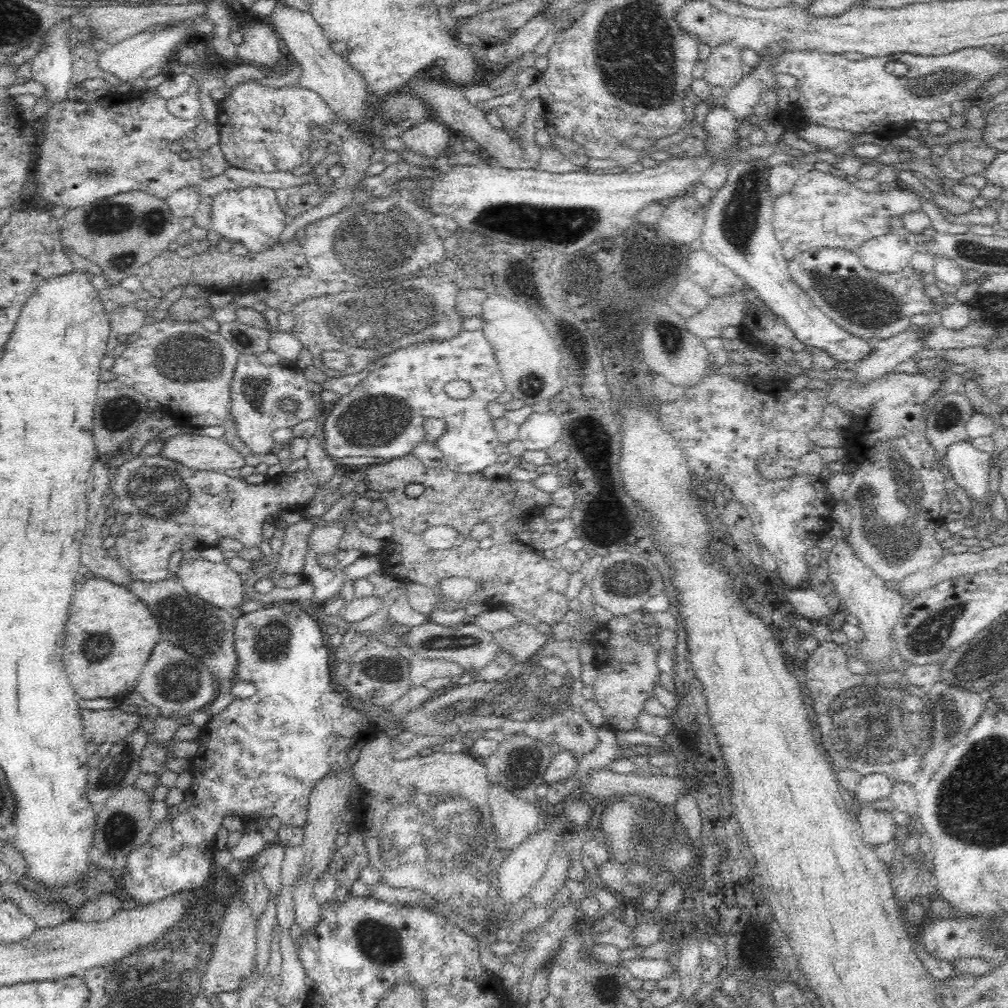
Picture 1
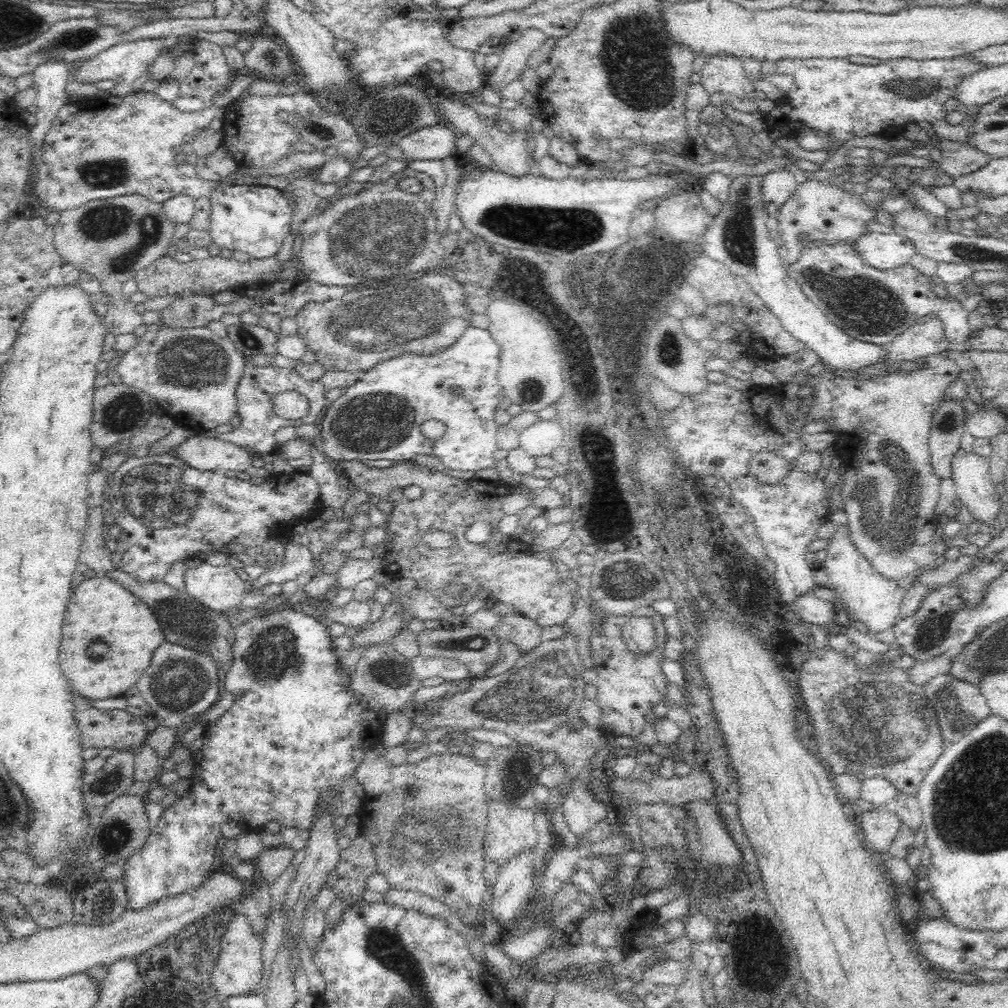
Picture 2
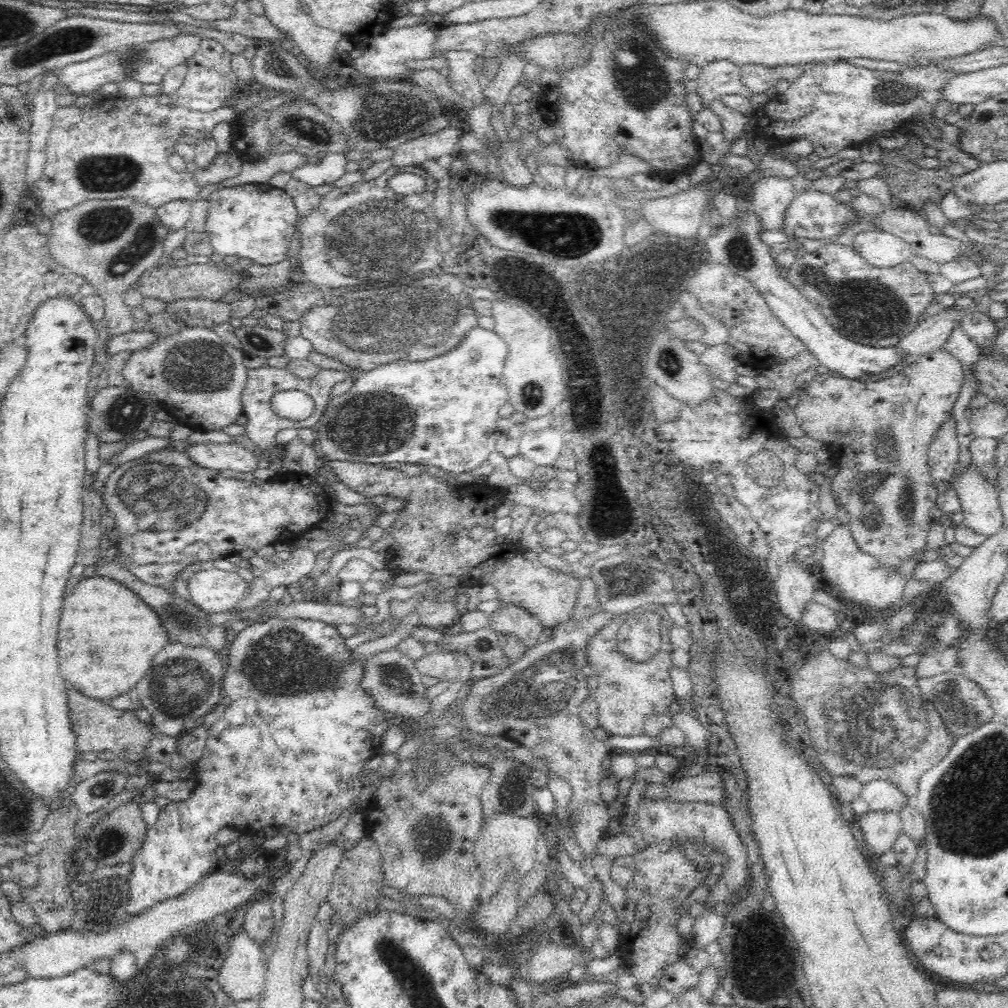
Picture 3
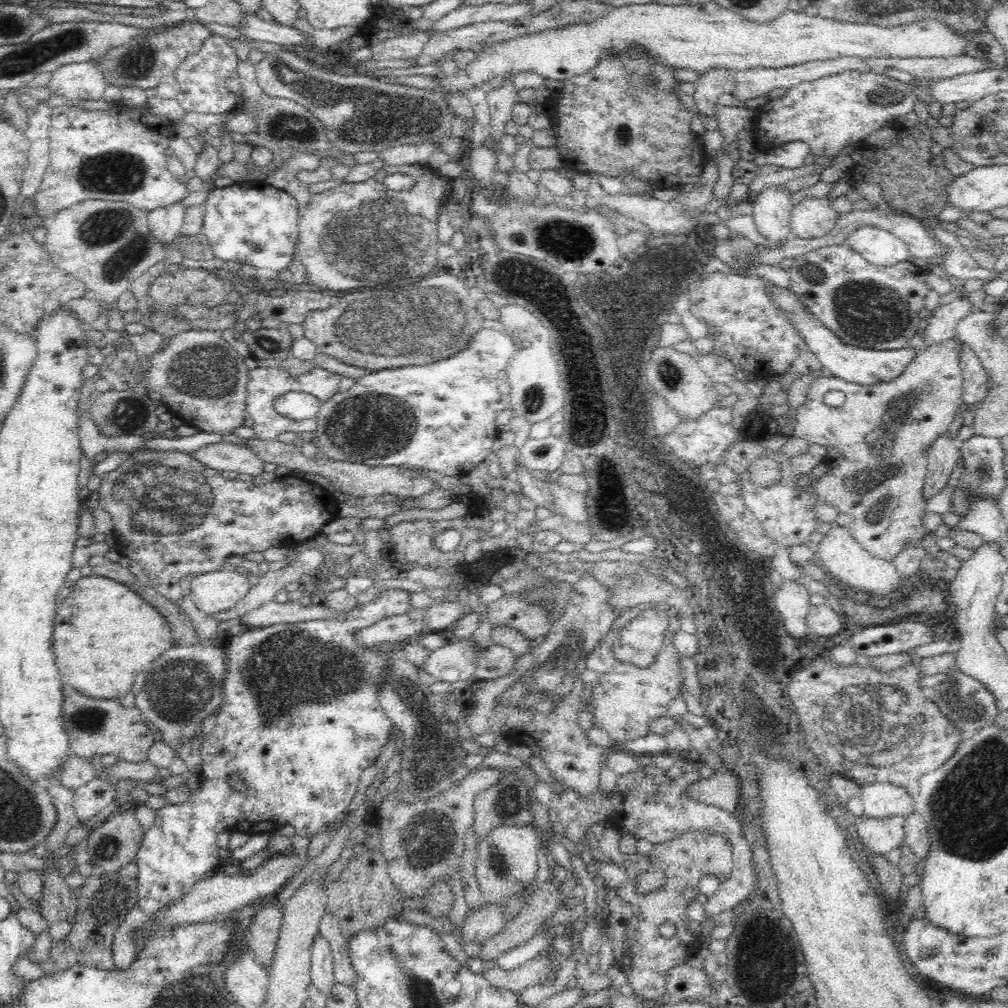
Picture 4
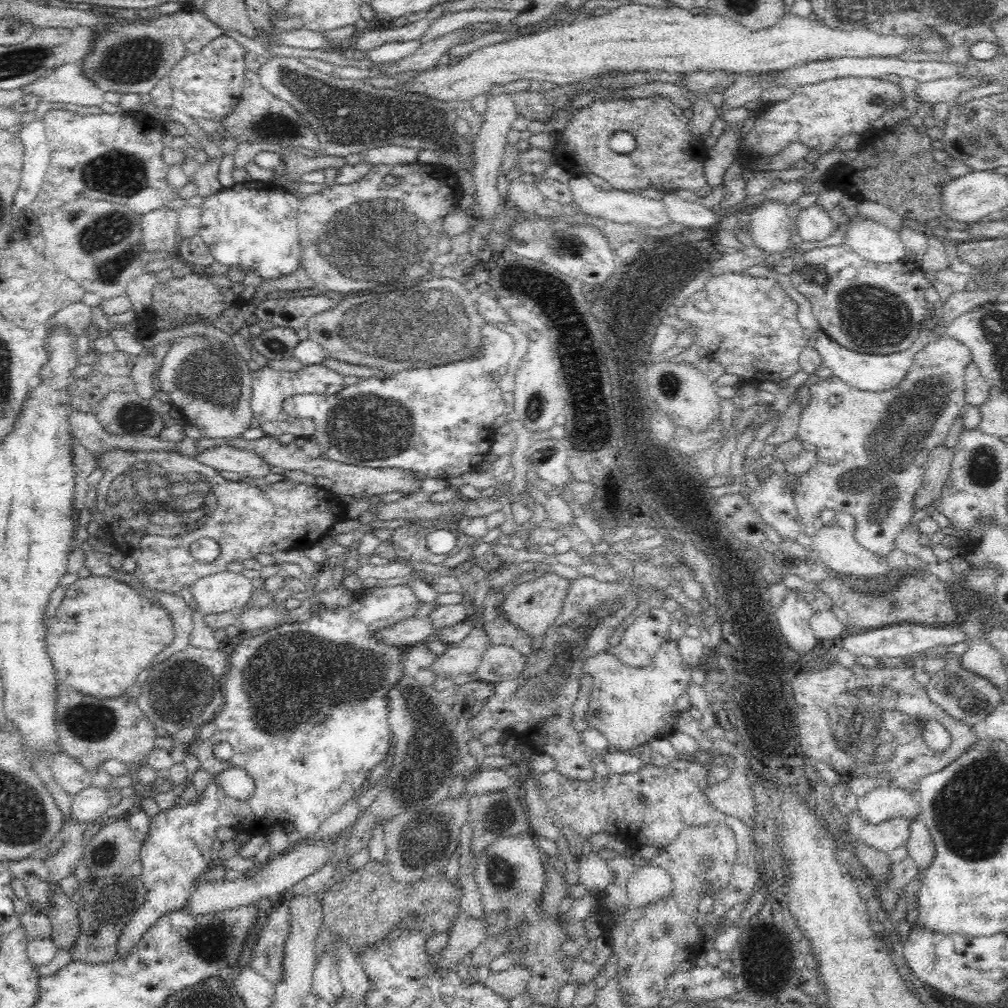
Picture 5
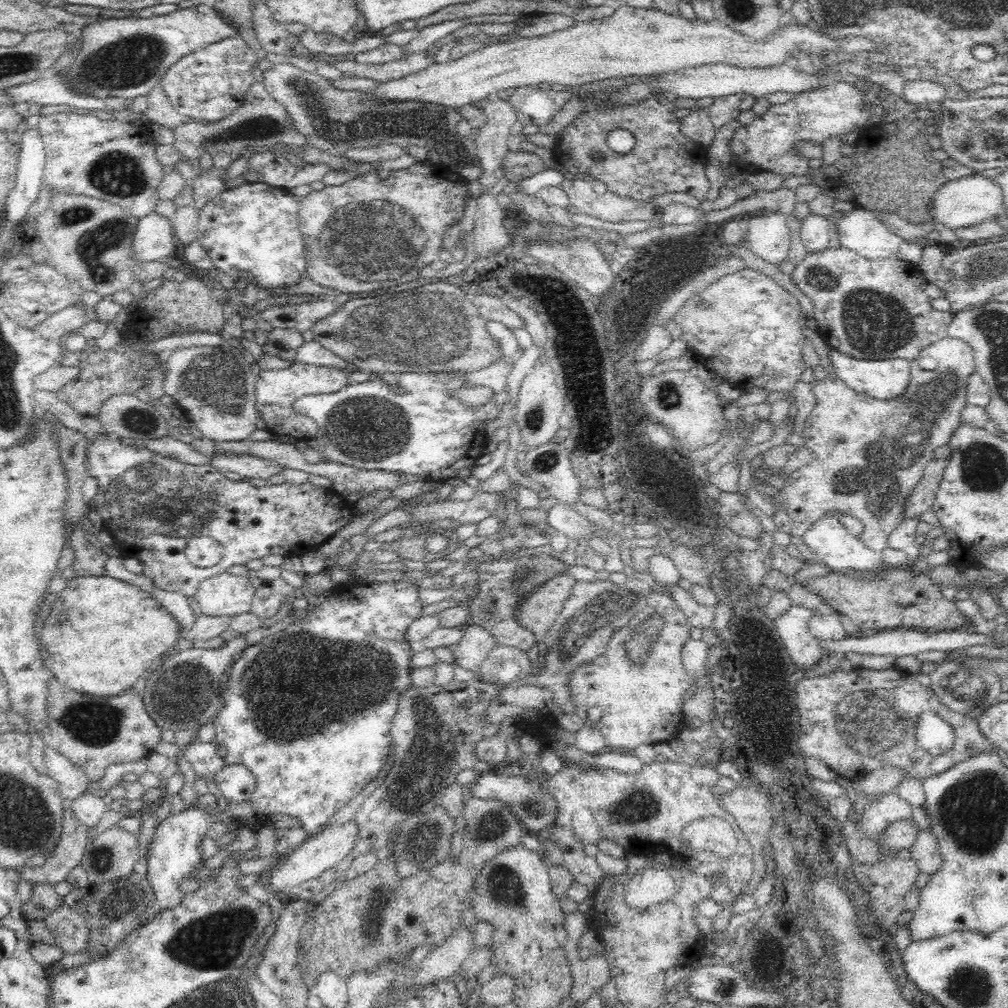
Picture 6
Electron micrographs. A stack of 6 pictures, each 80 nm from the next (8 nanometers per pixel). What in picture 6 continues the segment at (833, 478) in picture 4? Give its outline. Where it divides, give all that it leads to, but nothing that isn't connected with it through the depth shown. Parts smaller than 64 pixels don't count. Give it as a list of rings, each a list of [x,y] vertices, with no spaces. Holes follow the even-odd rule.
[[[946,336],[933,344],[930,344],[926,349],[923,349],[916,358],[911,361],[910,364],[910,377],[907,383],[907,388],[902,390],[902,395],[897,398],[887,399],[882,401],[874,397],[870,397],[866,394],[860,393],[857,390],[849,388],[846,384],[835,376],[831,372],[824,380],[818,382],[813,382],[812,392],[814,394],[816,405],[810,416],[806,418],[806,421],[801,423],[801,427],[798,433],[798,441],[802,442],[804,446],[811,450],[811,456],[813,459],[808,466],[803,466],[800,470],[792,472],[789,474],[788,480],[786,481],[785,487],[781,491],[781,503],[782,506],[787,508],[787,513],[793,520],[793,528],[791,530],[792,538],[796,536],[803,537],[806,531],[811,529],[811,526],[819,519],[824,517],[829,511],[832,513],[836,512],[846,512],[854,516],[862,522],[863,530],[857,536],[862,544],[866,545],[868,548],[874,550],[874,552],[881,553],[885,548],[888,548],[888,537],[890,533],[897,527],[900,523],[906,519],[903,514],[905,513],[905,504],[908,497],[913,493],[914,488],[918,486],[922,476],[924,474],[924,466],[926,462],[932,458],[934,450],[939,446],[949,442],[949,438],[956,432],[957,426],[960,424],[960,416],[962,410],[967,406],[967,383],[968,378],[975,372],[975,359],[973,356],[973,349],[965,344],[962,340],[958,338],[951,338]]]

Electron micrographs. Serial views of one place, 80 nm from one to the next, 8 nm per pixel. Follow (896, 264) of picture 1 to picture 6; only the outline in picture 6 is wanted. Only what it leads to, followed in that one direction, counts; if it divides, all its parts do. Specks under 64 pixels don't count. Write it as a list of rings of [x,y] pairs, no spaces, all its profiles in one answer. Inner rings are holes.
[[[858,206],[839,214],[839,244],[853,250],[865,259],[884,260],[896,258],[905,239],[884,226],[874,213]]]

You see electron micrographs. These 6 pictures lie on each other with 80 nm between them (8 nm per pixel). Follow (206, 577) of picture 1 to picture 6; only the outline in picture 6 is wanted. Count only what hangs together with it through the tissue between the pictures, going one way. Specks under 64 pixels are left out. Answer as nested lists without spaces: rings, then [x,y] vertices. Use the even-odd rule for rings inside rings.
[[[226,571],[202,580],[194,592],[201,612],[212,616],[248,612],[255,592],[248,579],[247,575],[233,575]]]

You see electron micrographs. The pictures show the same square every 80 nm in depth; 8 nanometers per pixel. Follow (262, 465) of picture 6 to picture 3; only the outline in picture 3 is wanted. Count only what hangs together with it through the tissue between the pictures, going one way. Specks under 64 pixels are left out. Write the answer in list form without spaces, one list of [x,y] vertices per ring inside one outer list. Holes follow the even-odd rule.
[[[190,441],[183,452],[195,465],[218,472],[231,470],[252,474],[258,464],[254,453],[237,442],[218,444],[210,441]]]

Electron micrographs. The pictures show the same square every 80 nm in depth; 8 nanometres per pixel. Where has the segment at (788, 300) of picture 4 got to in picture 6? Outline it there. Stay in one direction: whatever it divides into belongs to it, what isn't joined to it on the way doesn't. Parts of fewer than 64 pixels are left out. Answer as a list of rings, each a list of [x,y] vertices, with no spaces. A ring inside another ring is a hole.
[[[828,343],[826,345],[830,350],[830,361],[832,364],[830,369],[849,388],[882,401],[897,398],[899,395],[902,395],[902,390],[907,388],[910,377],[910,361],[902,358],[879,359],[876,361],[858,359],[830,347]]]

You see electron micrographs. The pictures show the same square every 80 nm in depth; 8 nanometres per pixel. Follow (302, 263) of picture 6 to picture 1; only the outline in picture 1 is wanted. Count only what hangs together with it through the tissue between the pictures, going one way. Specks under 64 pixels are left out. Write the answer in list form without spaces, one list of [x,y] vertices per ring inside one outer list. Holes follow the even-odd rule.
[[[248,187],[235,188],[234,190],[223,190],[220,194],[213,196],[213,205],[211,212],[211,223],[213,229],[220,234],[222,238],[228,238],[231,243],[242,242],[248,250],[261,253],[268,250],[270,246],[274,246],[280,240],[280,234],[286,226],[288,219],[284,216],[284,211],[280,209],[280,205],[276,200],[274,189],[268,187]]]

